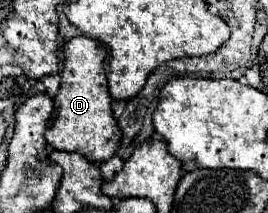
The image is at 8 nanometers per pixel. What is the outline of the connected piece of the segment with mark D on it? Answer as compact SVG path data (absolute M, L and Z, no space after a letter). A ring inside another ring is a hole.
M89 36L71 38L65 44L63 52L65 64L61 70L61 88L55 96L55 116L45 132L45 140L55 150L79 152L91 162L105 162L117 152L121 140L121 130L111 110L113 98L109 94L103 70L103 60L107 52L97 40Z

